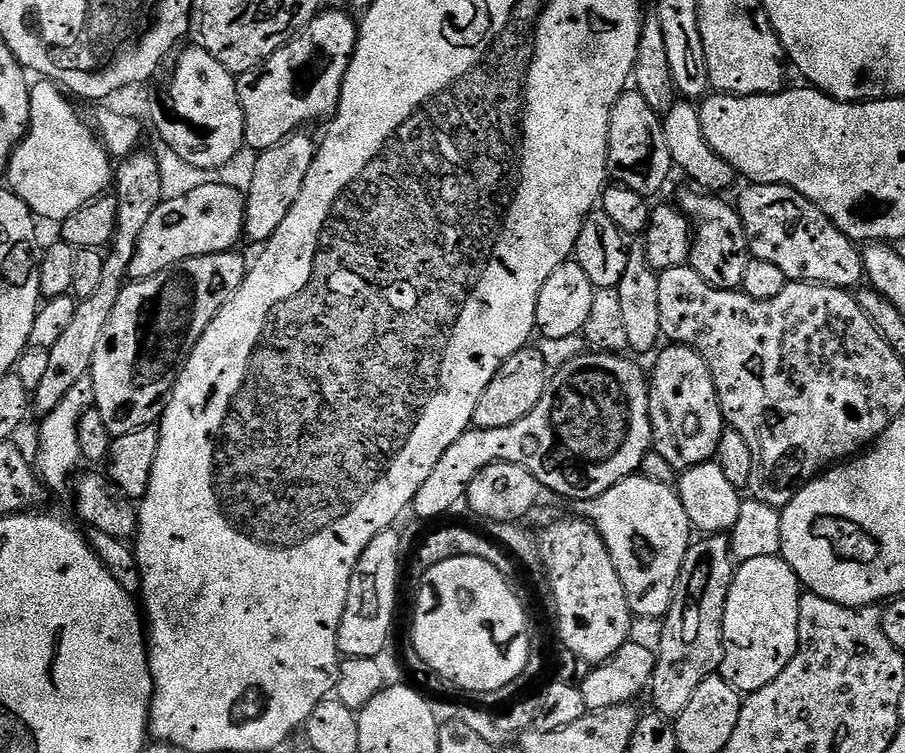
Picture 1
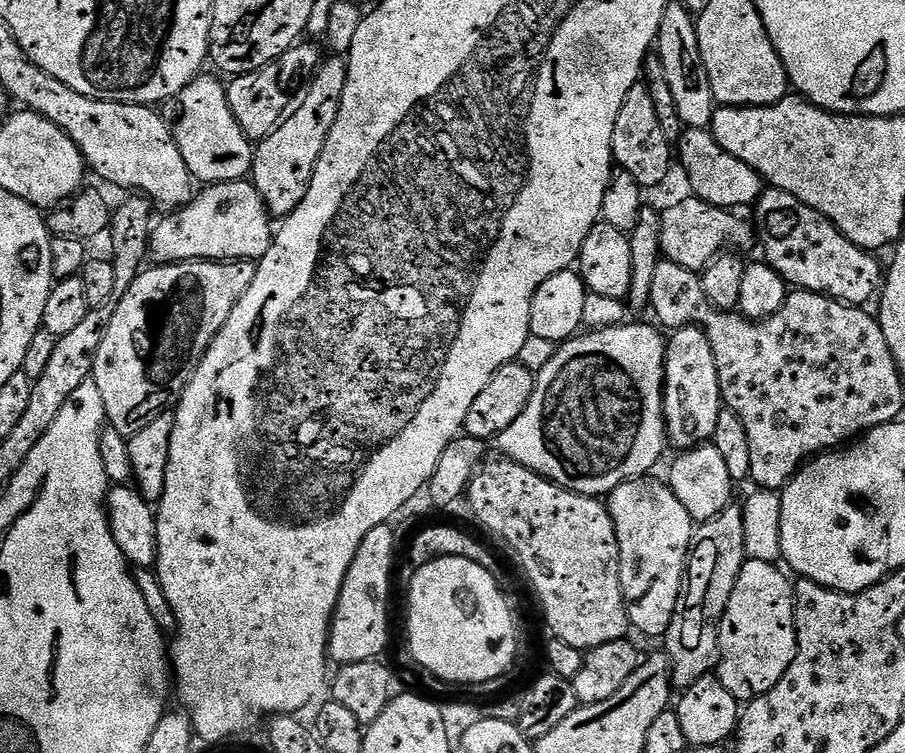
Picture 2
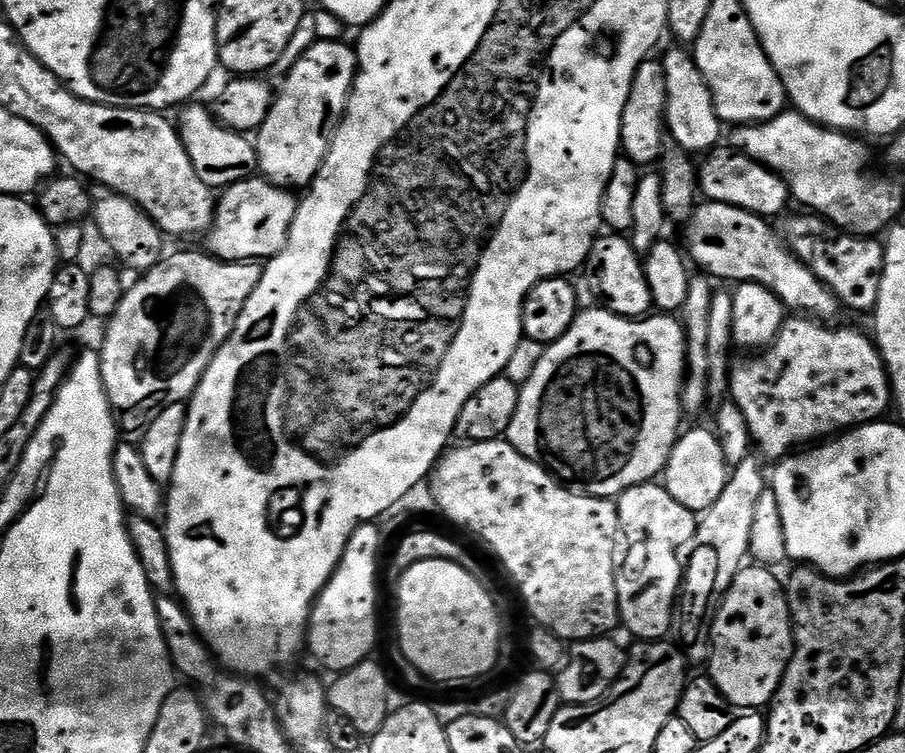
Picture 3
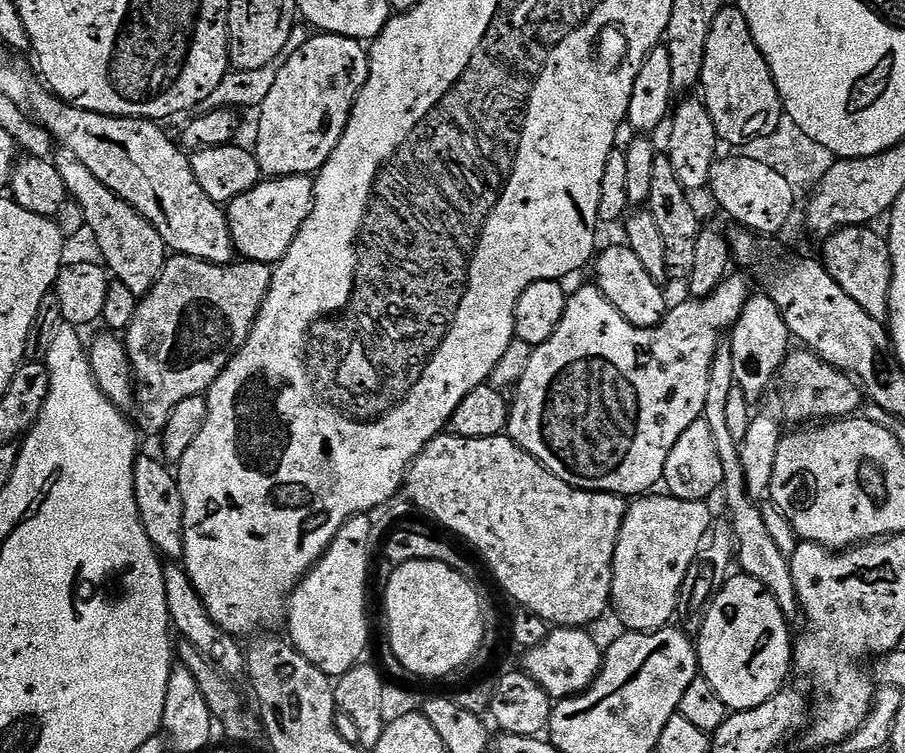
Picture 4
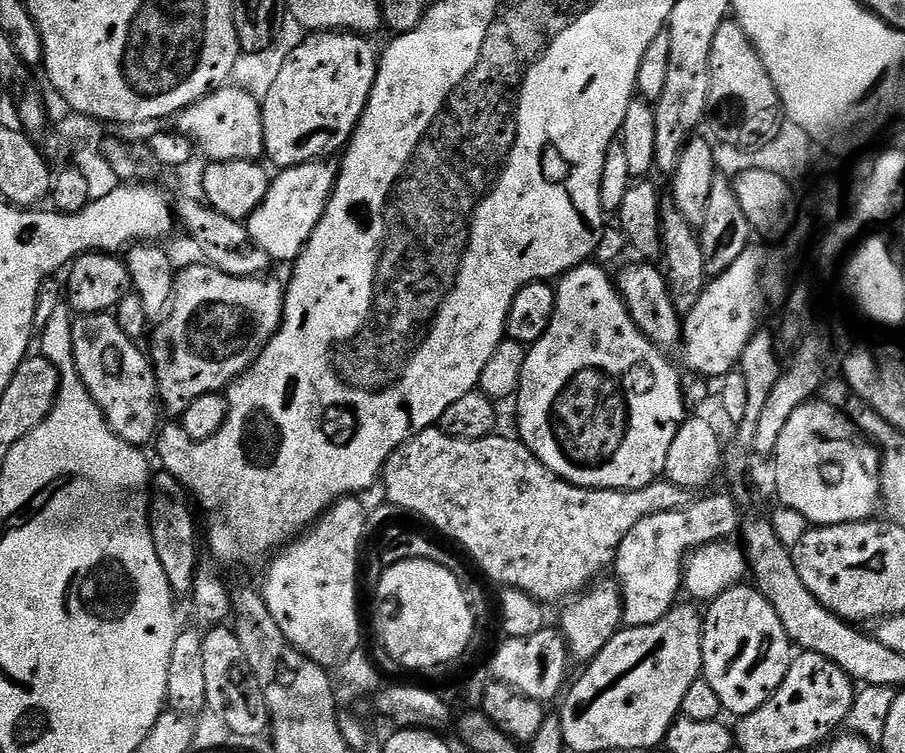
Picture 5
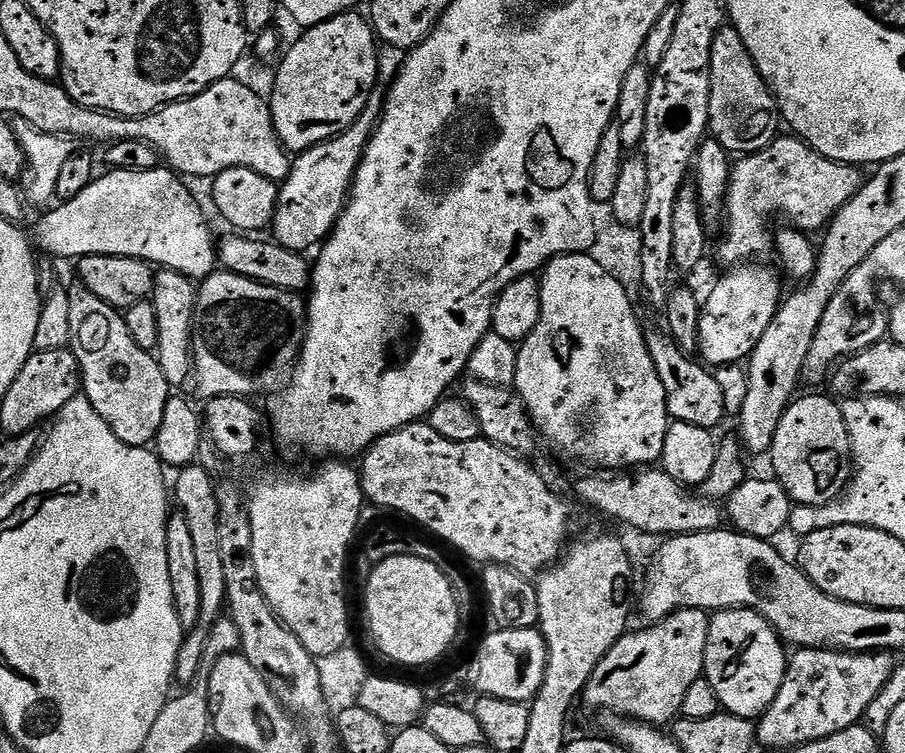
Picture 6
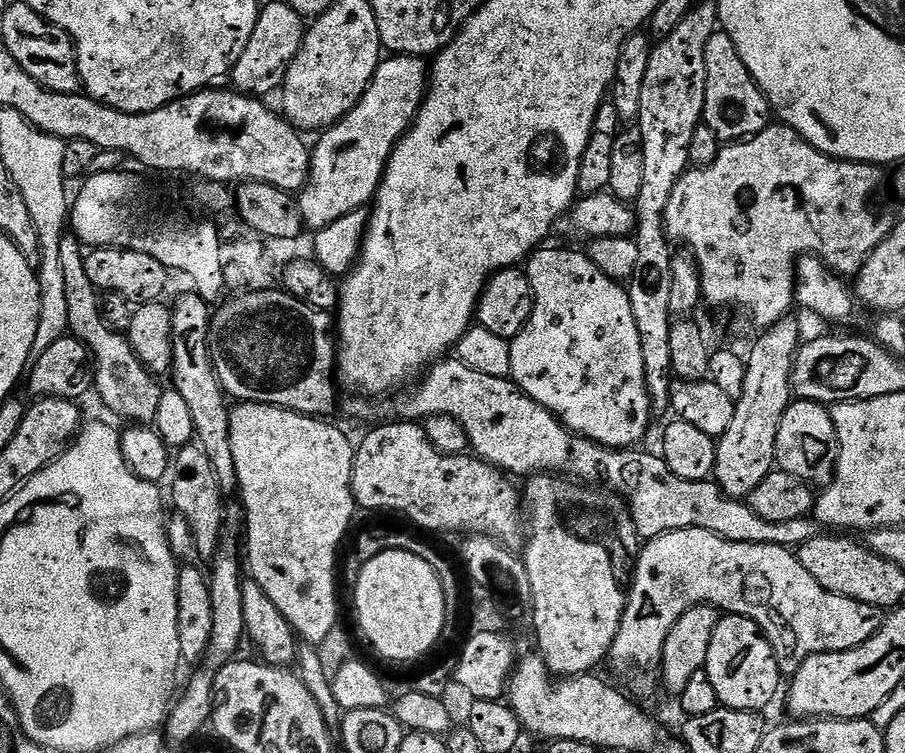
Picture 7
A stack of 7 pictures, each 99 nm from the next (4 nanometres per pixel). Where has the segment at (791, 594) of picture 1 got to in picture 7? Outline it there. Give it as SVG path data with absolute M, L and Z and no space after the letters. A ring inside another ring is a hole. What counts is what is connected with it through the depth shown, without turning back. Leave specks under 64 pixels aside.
M725 615L720 619L710 638L710 650L704 663L704 671L708 673L721 705L734 710L764 710L775 698L782 683L774 650L768 645L767 638L756 623L744 616Z

